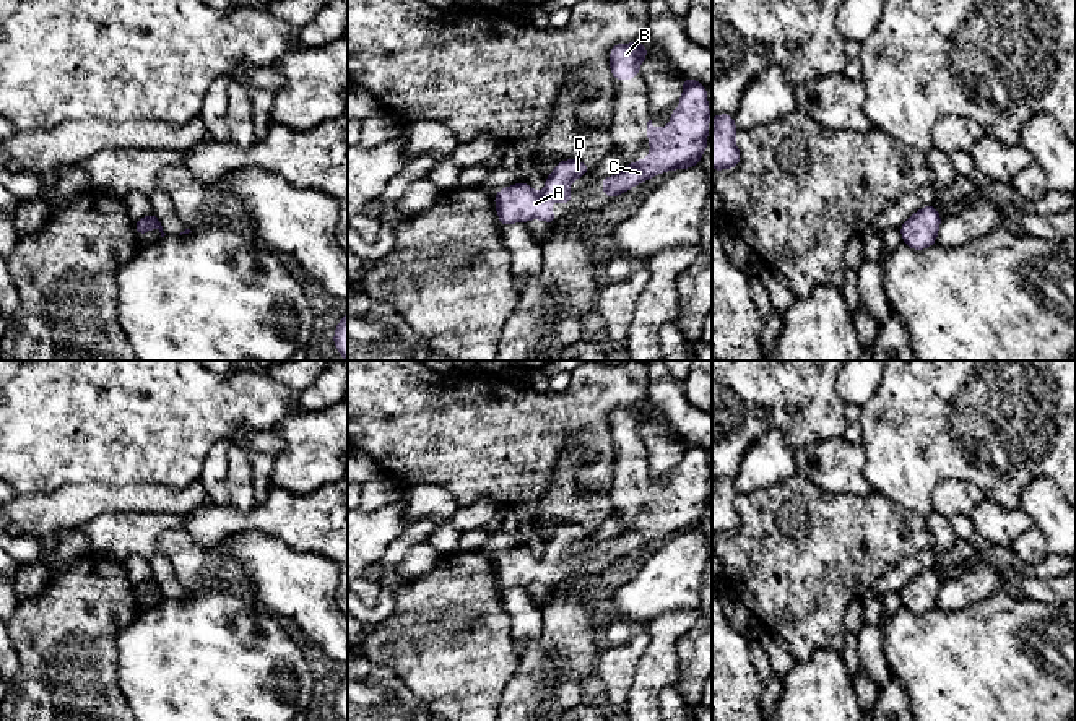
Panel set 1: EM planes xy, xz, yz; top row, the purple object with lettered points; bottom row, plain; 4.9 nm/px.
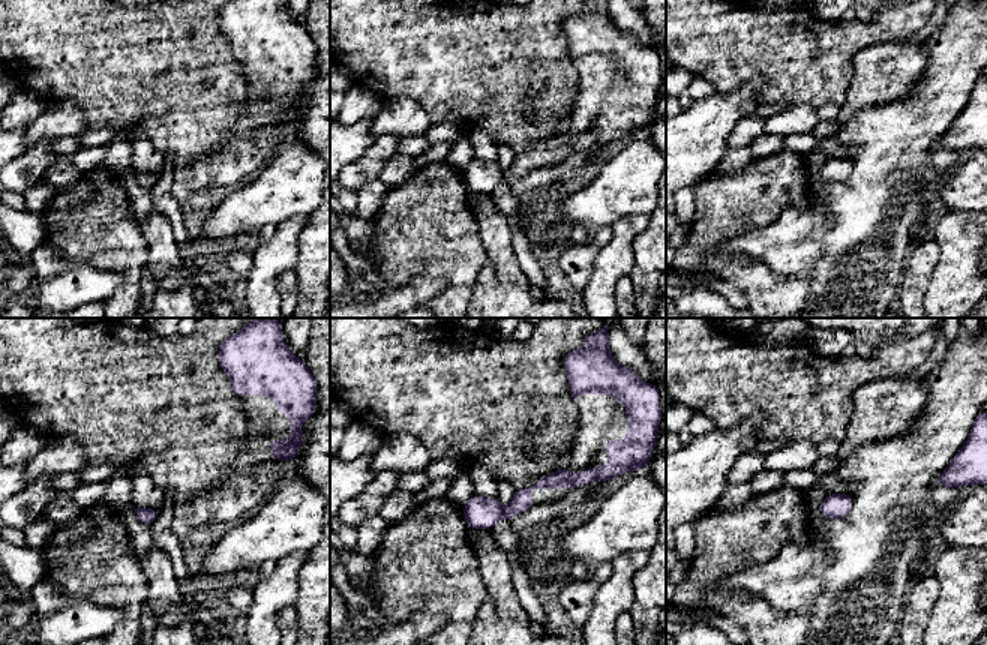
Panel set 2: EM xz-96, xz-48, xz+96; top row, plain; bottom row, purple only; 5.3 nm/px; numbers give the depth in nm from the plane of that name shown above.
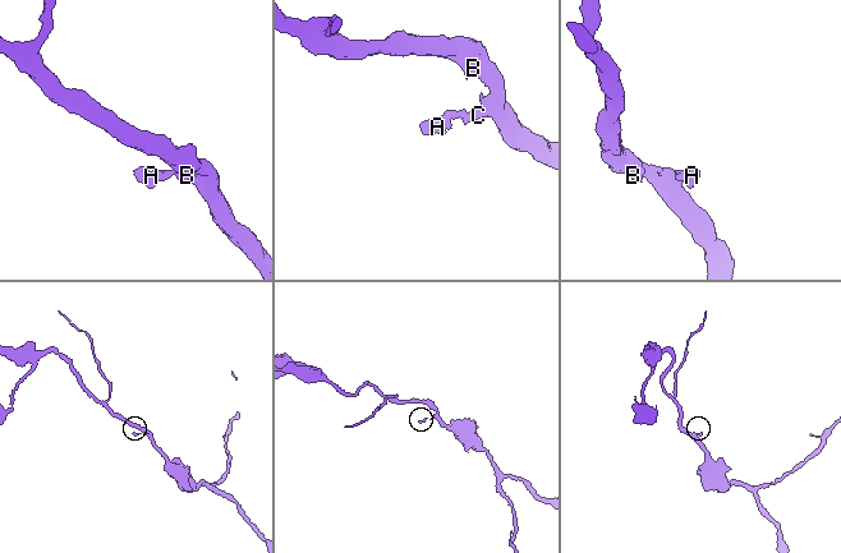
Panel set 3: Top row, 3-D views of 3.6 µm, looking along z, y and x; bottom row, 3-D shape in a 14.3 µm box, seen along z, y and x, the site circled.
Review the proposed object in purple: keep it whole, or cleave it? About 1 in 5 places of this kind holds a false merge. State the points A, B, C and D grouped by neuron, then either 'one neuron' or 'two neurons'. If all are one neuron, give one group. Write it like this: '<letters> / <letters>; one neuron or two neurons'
A B C D; one neuron

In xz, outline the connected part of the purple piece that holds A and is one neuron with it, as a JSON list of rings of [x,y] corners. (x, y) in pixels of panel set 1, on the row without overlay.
[[[577,523],[558,525],[551,538],[546,539],[545,552],[536,557],[527,546],[505,550],[494,557],[496,575],[501,589],[514,586],[527,588],[530,583],[541,583],[554,588],[559,581],[551,576],[551,567],[569,568],[569,549],[588,536],[588,528]]]

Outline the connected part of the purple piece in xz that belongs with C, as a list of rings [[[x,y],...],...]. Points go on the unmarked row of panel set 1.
[[[686,440],[678,468],[681,471],[671,474],[668,490],[657,492],[652,484],[647,486],[647,521],[629,526],[618,539],[600,542],[606,563],[666,534],[699,529],[701,520],[707,515],[710,487],[707,451]]]

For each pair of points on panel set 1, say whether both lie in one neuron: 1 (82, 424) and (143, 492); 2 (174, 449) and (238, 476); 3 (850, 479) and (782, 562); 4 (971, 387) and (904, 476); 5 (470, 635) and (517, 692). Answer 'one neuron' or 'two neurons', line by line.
1: two neurons
2: two neurons
3: two neurons
4: one neuron
5: two neurons

